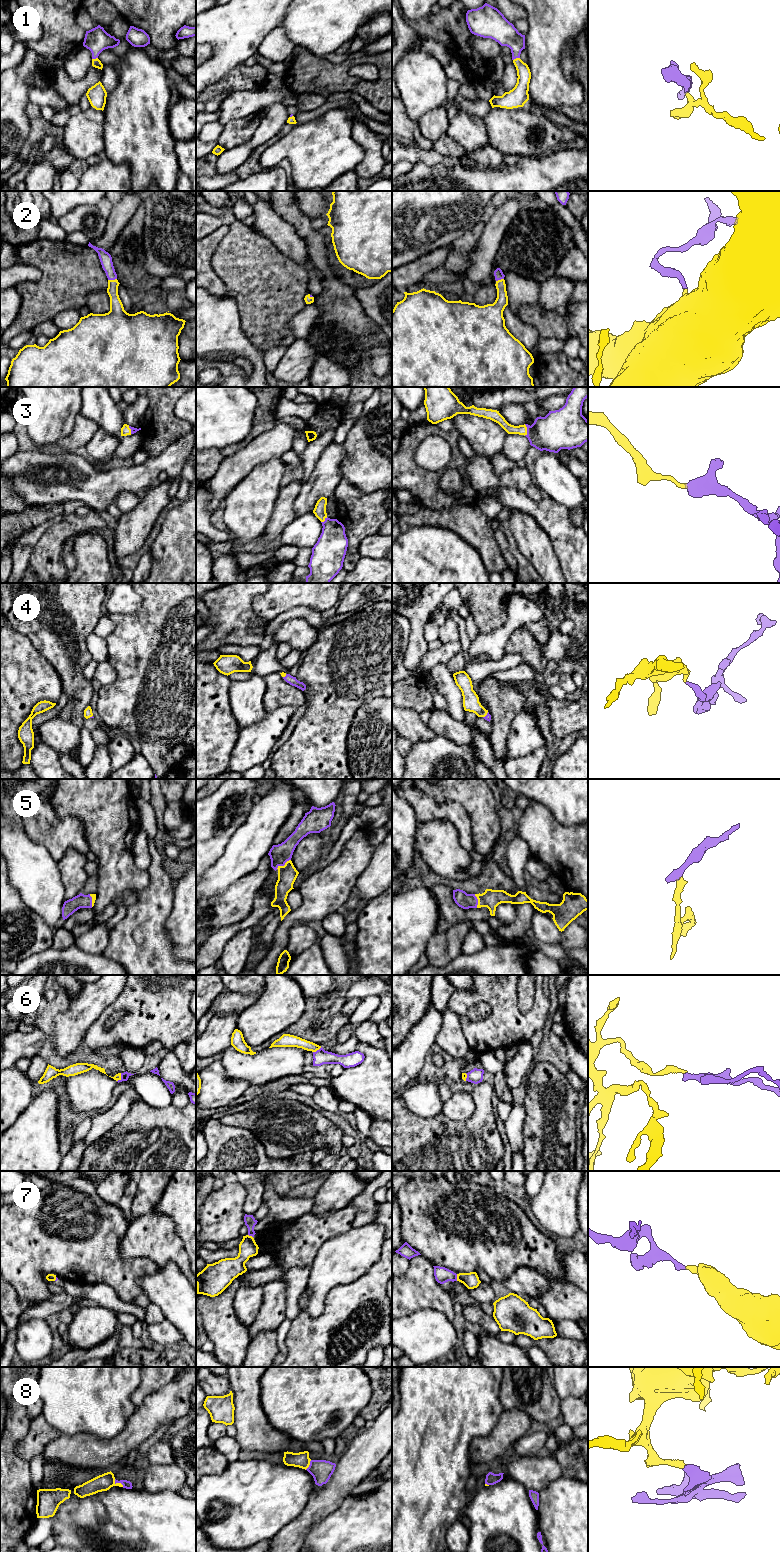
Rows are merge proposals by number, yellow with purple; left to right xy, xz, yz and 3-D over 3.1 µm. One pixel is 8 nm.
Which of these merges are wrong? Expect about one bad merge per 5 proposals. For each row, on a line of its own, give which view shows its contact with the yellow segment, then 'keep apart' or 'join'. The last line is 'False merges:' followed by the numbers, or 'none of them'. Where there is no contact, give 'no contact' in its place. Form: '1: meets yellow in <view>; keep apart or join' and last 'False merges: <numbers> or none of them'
1: meets yellow in yz; join
2: meets yellow in xy; join
3: meets yellow in yz; join
4: meets yellow in yz; join
5: meets yellow in xz; join
6: meets yellow in xz; join
7: meets yellow in yz; join
8: meets yellow in xy; join
False merges: none of them

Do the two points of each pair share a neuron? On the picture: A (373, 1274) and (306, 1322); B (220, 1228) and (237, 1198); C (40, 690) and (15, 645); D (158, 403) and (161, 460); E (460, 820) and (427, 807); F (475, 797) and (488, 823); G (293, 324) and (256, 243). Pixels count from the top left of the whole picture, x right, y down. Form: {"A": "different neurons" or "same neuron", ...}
{"A": "same neuron", "B": "same neuron", "C": "same neuron", "D": "different neurons", "E": "same neuron", "F": "same neuron", "G": "different neurons"}

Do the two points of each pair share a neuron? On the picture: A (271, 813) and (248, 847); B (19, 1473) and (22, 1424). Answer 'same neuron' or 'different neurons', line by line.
A: same neuron
B: same neuron

